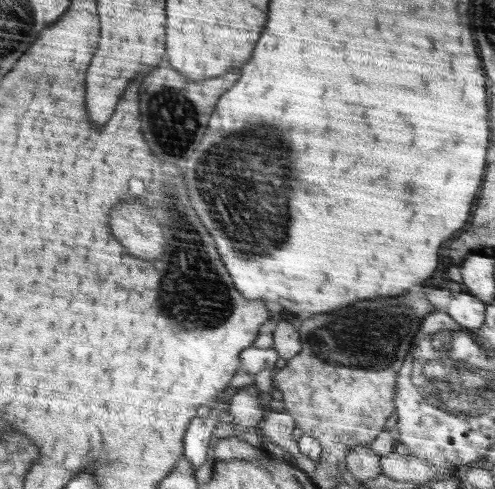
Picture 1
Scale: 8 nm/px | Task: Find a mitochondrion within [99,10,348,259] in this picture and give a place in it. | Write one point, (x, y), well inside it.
(173, 120)

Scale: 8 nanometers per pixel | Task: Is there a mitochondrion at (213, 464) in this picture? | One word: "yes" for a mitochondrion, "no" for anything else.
no

